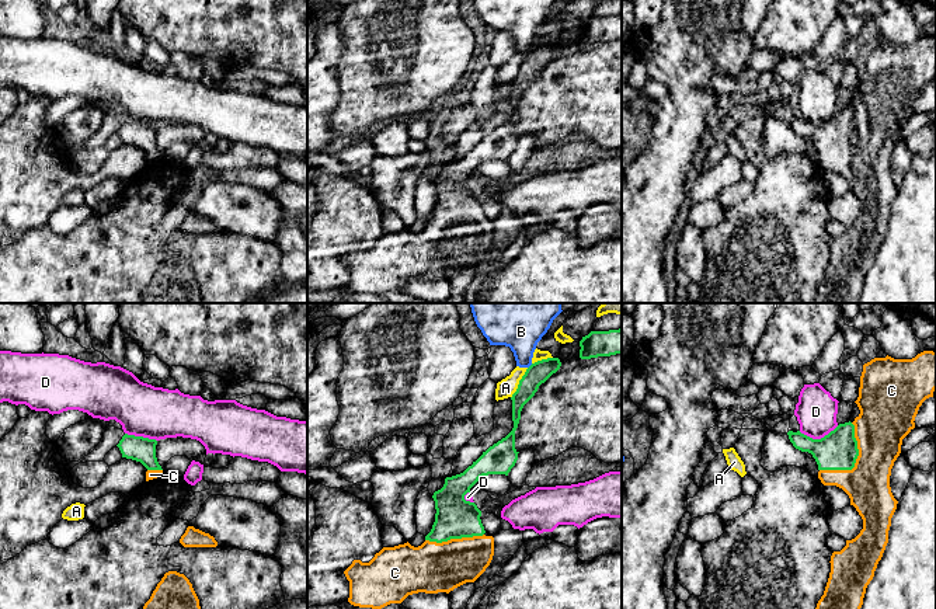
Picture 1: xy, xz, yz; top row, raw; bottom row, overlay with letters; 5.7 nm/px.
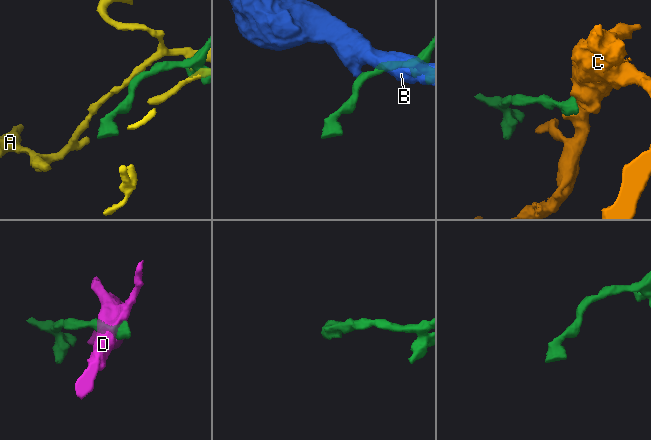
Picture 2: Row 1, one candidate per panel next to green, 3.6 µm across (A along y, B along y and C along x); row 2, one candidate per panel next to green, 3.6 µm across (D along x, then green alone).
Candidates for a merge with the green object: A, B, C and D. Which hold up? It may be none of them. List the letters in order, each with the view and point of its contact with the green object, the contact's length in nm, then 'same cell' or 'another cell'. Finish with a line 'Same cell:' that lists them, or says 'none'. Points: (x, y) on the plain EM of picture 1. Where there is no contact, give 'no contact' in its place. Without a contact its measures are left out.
A: contact xz (519, 69); length 200 nm; another cell
B: contact xz (529, 52); length 40 nm; another cell
C: contact yz (855, 148); length 340 nm; same cell
D: contact yz (818, 125); length 240 nm; another cell
Same cell: C

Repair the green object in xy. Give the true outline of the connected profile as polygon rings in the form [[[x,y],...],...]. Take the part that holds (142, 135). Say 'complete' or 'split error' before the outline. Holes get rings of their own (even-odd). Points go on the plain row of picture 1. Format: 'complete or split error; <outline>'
split error; [[[125,119],[116,132],[122,143],[140,147],[147,154],[146,167],[149,167],[157,164],[163,159],[156,143],[156,130],[156,125]]]

